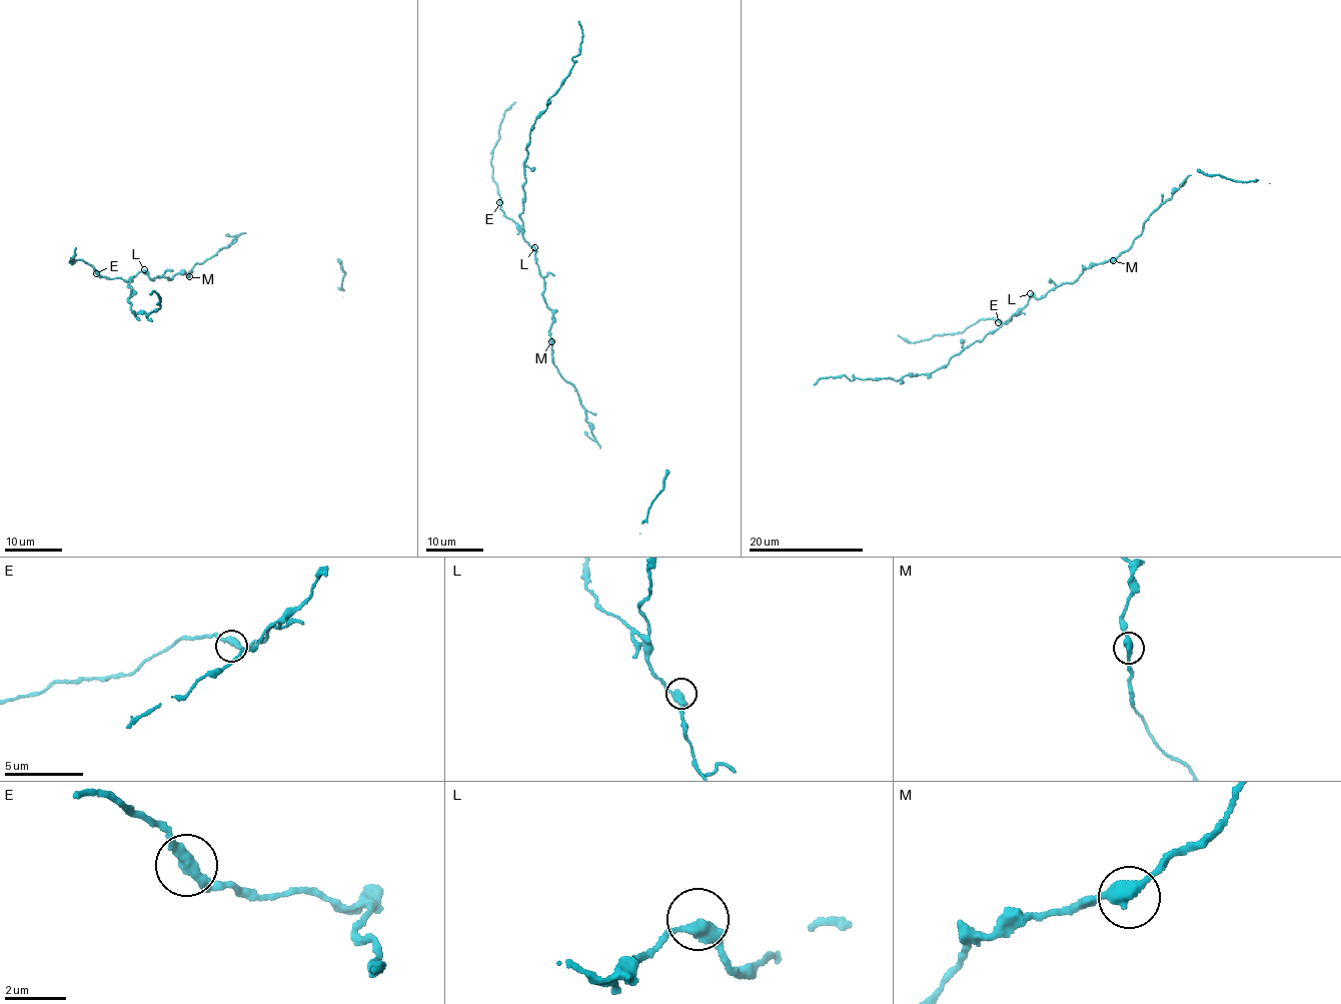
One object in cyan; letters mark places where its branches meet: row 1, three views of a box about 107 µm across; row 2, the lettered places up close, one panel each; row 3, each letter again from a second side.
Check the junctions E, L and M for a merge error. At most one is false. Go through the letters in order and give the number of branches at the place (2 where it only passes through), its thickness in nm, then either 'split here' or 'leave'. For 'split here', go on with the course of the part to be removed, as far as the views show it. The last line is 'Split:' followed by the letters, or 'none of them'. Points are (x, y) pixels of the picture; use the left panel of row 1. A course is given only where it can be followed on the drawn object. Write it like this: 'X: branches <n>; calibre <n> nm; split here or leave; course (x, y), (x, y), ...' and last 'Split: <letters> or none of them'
E: branches 2; calibre 380 nm; leave
L: branches 2; calibre 380 nm; leave
M: branches 2; calibre 360 nm; leave
Split: none of them

